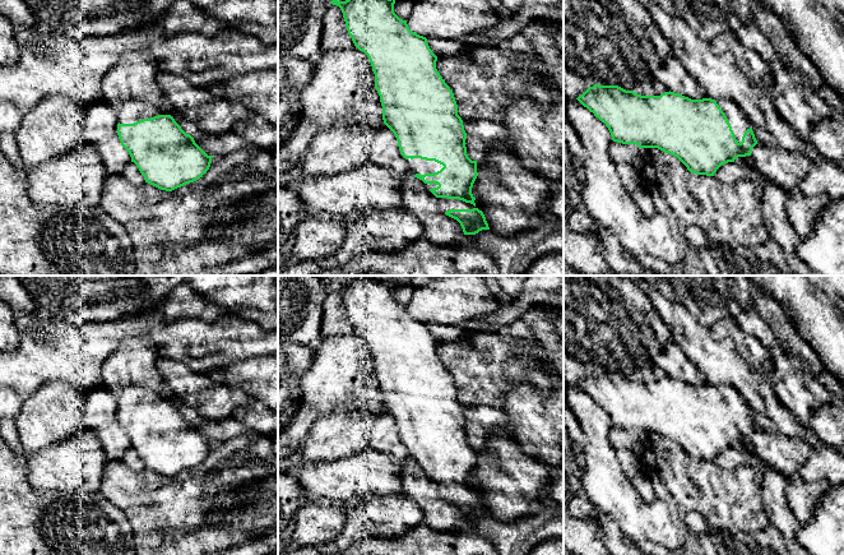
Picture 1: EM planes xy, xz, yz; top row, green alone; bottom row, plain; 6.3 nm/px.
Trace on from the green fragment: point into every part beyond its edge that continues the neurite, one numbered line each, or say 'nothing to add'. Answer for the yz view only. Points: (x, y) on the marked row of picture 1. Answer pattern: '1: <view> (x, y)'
1: yz (738, 121)

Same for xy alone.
1: xy (130, 111)

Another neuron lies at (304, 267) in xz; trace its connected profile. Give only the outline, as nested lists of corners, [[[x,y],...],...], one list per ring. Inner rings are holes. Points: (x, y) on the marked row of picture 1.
[[[300,260],[279,268],[278,276],[320,276],[328,264],[325,260]]]

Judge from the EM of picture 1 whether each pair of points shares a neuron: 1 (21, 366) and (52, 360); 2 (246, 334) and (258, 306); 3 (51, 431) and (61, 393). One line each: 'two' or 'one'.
1: one
2: two
3: one

